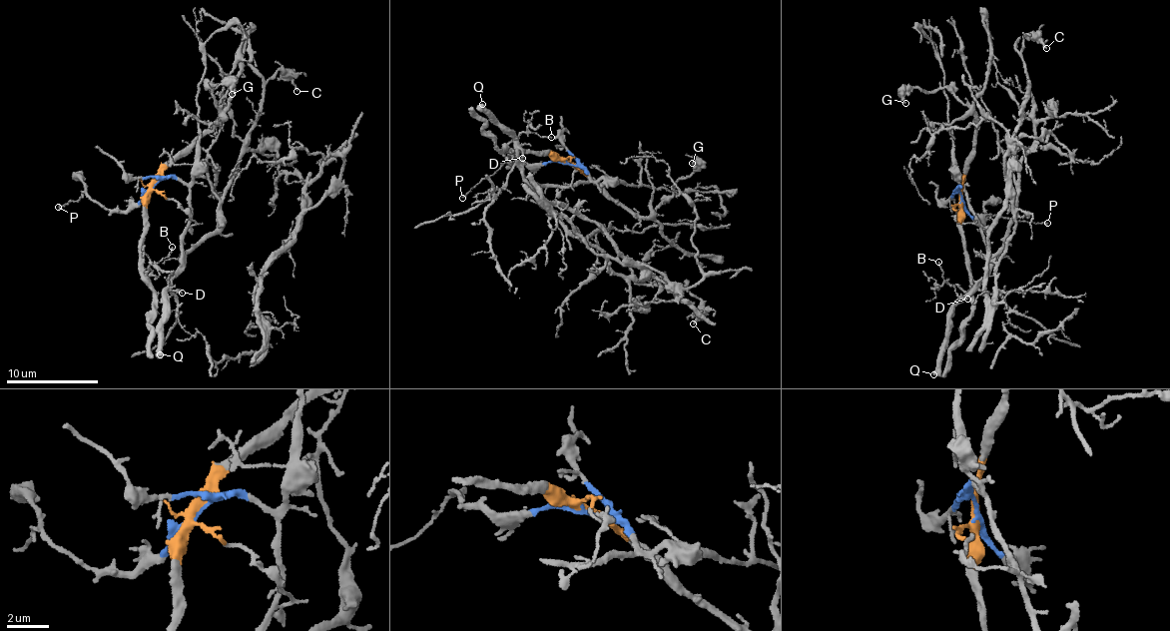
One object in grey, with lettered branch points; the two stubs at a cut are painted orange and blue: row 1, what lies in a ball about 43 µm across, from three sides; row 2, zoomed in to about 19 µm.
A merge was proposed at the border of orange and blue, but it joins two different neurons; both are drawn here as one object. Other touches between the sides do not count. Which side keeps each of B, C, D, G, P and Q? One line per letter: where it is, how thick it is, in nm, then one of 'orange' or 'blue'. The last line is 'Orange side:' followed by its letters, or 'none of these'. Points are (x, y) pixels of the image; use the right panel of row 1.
B: at (938, 262); 110 nm thick; orange
C: at (1046, 48); 150 nm thick; blue
D: at (967, 299); 170 nm thick; blue
G: at (905, 103); 220 nm thick; orange
P: at (1047, 223); 140 nm thick; blue
Q: at (933, 374); 500 nm thick; blue
Orange side: B, G

